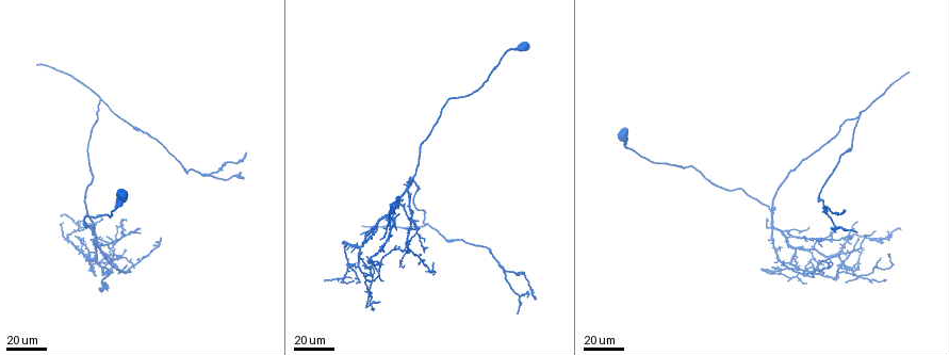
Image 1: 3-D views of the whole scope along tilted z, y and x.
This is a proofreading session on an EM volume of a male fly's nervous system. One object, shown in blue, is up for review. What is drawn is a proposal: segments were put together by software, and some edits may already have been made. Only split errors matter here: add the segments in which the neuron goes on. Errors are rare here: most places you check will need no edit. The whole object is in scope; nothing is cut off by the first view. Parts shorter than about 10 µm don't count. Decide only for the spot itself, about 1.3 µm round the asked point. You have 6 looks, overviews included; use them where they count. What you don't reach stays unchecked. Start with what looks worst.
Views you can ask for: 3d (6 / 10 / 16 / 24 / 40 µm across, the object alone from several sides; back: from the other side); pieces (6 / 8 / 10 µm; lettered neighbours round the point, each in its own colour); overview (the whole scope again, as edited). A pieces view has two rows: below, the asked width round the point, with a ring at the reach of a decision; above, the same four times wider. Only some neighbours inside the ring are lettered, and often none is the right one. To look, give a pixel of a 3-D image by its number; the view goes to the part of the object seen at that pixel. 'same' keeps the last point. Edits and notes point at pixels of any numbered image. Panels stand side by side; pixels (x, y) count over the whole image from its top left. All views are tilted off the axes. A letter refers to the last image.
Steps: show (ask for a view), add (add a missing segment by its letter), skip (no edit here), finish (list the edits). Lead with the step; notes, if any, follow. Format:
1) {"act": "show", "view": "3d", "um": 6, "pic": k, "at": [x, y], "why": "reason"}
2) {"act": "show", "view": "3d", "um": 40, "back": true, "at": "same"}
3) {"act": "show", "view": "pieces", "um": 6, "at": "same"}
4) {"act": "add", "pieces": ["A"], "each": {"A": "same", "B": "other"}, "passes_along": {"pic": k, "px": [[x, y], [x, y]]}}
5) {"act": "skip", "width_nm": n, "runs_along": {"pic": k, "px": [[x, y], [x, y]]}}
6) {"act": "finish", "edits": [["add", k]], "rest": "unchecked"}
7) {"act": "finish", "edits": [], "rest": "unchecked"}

{"act": "show", "view": "3d", "um": 40, "pic": 1, "at": [37, 65], "why": "free end"}

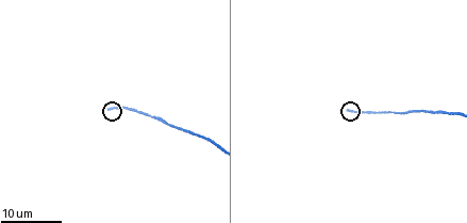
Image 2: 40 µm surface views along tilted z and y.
{"act": "show", "view": "pieces", "um": 8, "pic": 2, "at": [349, 109]}

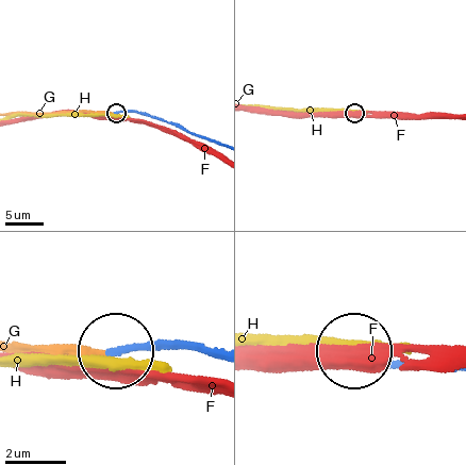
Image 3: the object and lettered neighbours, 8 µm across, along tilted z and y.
{"act": "add", "pieces": ["G"], "each": {"F": "other", "G": "same", "H": "other"}, "passes_along": {"pic": 3, "px": [[184, 350], [137, 344], [106, 353], [18, 341]]}, "found": "the neuron continues"}

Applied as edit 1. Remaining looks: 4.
{"act": "show", "view": "overview", "why": "see it whole again"}

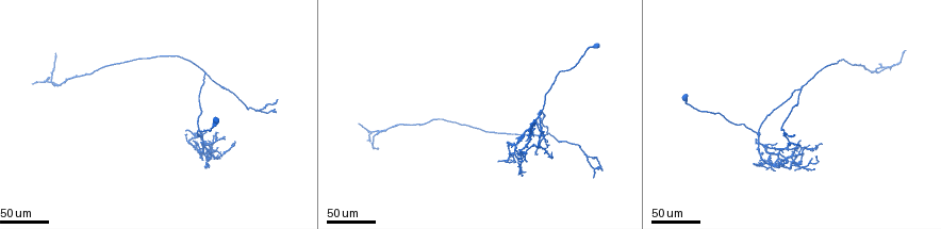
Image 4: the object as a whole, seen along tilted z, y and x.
{"act": "show", "view": "3d", "um": 40, "pic": 4, "at": [360, 123], "why": "an open end"}

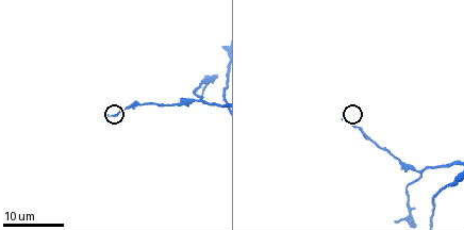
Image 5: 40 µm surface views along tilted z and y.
{"act": "show", "view": "pieces", "um": 6, "pic": 5, "at": [343, 117]}

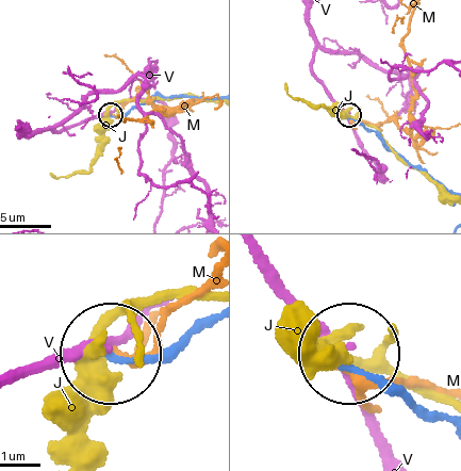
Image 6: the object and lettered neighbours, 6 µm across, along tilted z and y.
{"act": "skip", "width_nm": 170, "each": {"J": "other", "M": "other", "V": "other"}, "found": "none of them fits"}

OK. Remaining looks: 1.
{"act": "finish", "edits": [["add", 3]], "rest": "unchecked"}

